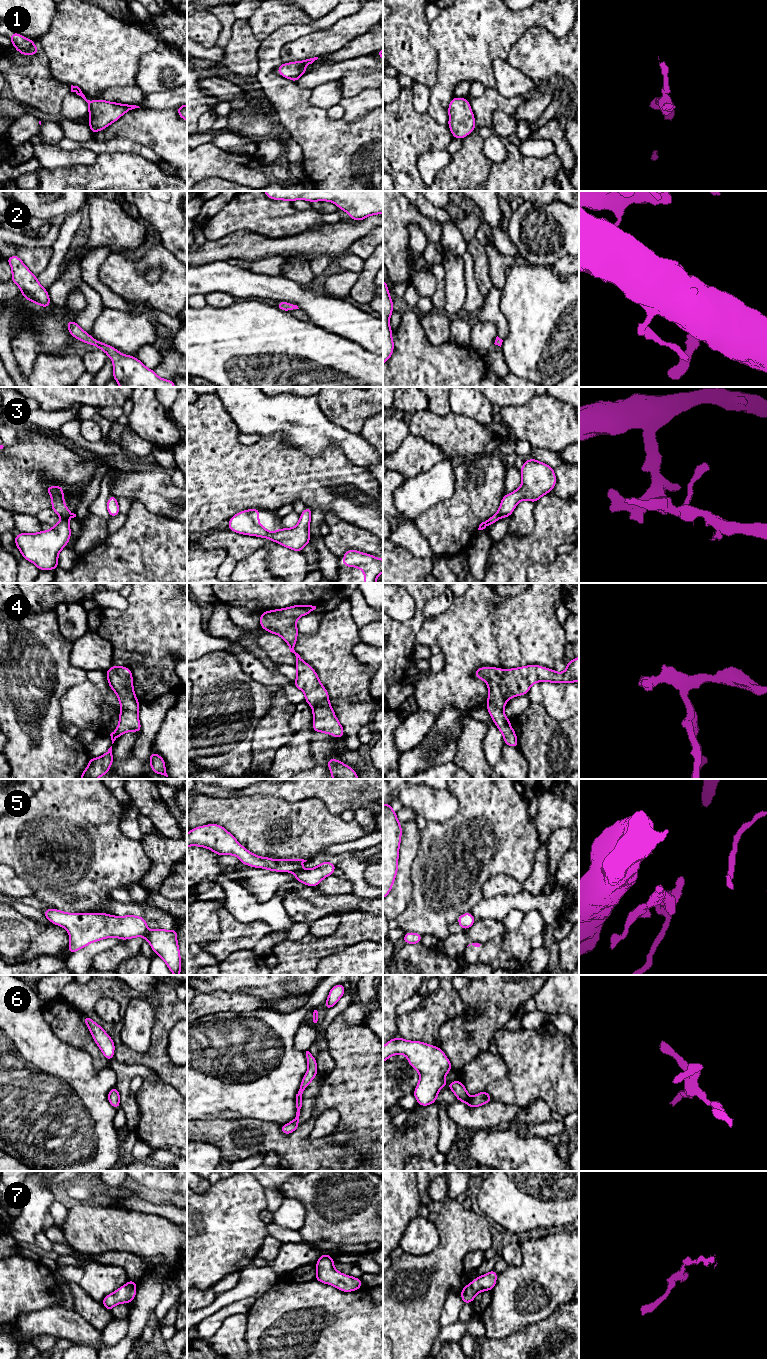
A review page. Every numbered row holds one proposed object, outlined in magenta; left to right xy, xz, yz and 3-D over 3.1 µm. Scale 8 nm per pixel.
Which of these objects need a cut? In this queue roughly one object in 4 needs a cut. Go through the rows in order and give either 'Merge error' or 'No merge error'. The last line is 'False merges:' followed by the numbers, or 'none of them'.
1: No merge error
2: No merge error
3: No merge error
4: No merge error
5: No merge error
6: No merge error
7: No merge error
False merges: none of them

